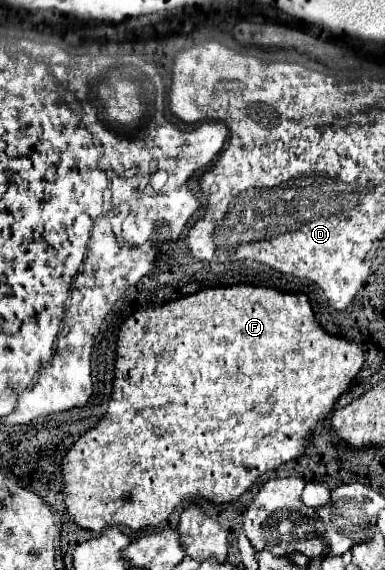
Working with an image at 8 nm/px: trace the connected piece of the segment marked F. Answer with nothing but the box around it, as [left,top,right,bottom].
[63,284,365,532]

